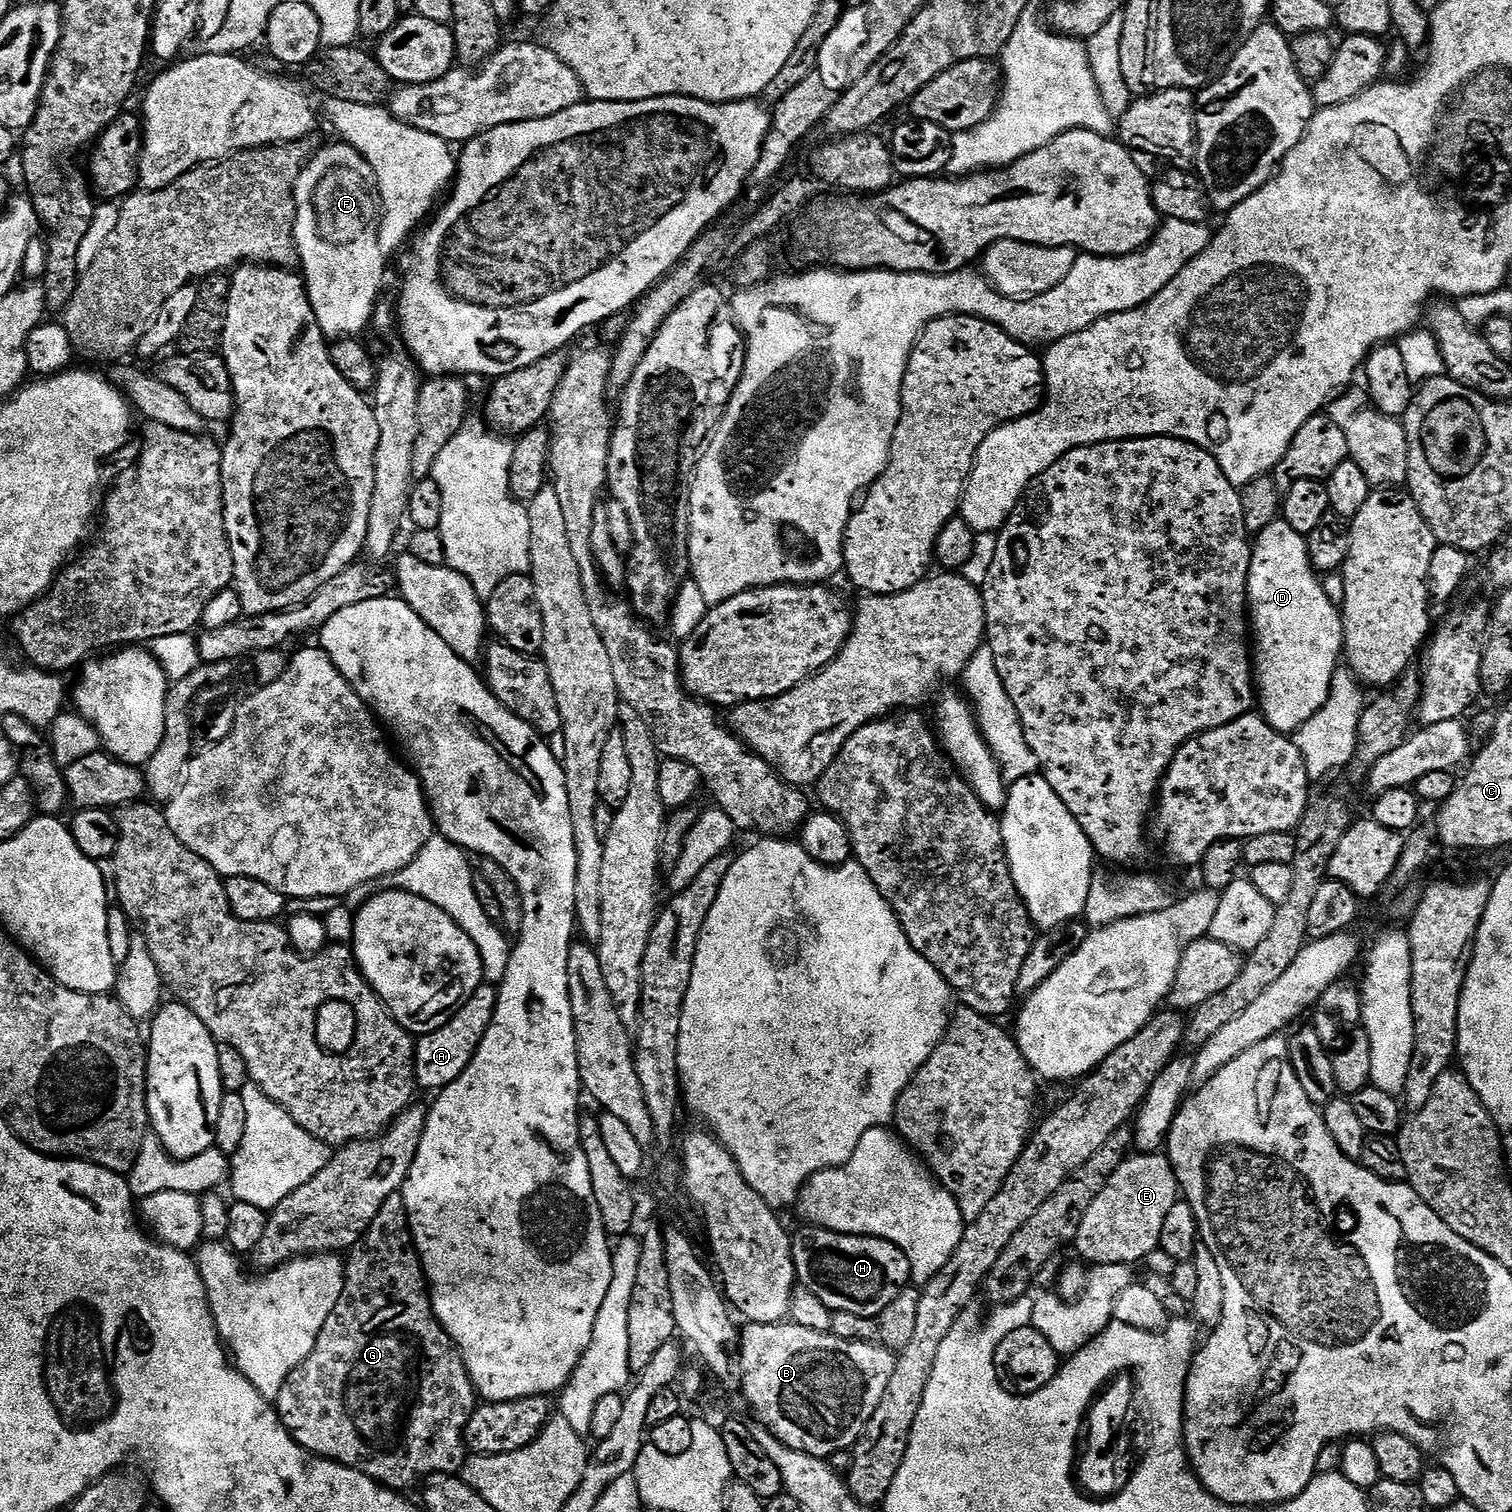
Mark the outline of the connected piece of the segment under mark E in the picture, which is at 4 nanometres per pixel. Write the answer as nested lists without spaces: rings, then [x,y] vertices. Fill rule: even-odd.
[[[1132,1154],[1114,1170],[1114,1178],[1094,1198],[1086,1218],[1078,1228],[1074,1249],[1081,1261],[1089,1265],[1127,1264],[1147,1261],[1148,1255],[1157,1251],[1162,1238],[1166,1216],[1178,1203],[1176,1171],[1164,1154]],[[1089,1260],[1089,1261],[1088,1261]]]

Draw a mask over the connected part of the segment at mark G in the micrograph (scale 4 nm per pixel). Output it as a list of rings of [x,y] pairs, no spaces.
[[[400,1192],[390,1194],[390,1198],[382,1202],[382,1210],[374,1214],[374,1222],[370,1222],[366,1234],[362,1234],[359,1242],[350,1249],[350,1256],[352,1261],[349,1259],[344,1265],[344,1289],[330,1318],[326,1318],[326,1326],[322,1326],[322,1330],[316,1335],[314,1350],[310,1350],[306,1362],[298,1365],[290,1374],[290,1378],[286,1378],[282,1390],[276,1395],[274,1407],[280,1421],[286,1426],[288,1433],[304,1447],[305,1452],[312,1456],[320,1456],[324,1460],[333,1460],[342,1466],[350,1466],[366,1474],[371,1480],[383,1484],[385,1488],[408,1490],[404,1488],[412,1488],[416,1483],[417,1487],[430,1476],[450,1476],[459,1473],[466,1459],[464,1431],[466,1424],[470,1422],[470,1414],[474,1414],[478,1397],[470,1374],[462,1362],[462,1354],[457,1350],[450,1334],[446,1334],[432,1309],[432,1293],[428,1287],[428,1278],[424,1274],[424,1267],[408,1225],[406,1202]]]

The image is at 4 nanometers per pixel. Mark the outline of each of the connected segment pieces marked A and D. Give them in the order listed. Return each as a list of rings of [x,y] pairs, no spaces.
[[[487,982],[481,984],[479,990],[458,1009],[446,1026],[416,1040],[417,1089],[445,1088],[464,1073],[466,1066],[470,1066],[482,1038],[486,1038],[486,1030],[490,1030],[490,1022],[494,1018],[499,997],[497,985]]]
[[[1283,518],[1255,533],[1248,571],[1248,610],[1254,637],[1254,688],[1258,693],[1259,711],[1274,730],[1294,734],[1328,701],[1332,676],[1342,660],[1344,622],[1341,609],[1326,598],[1321,577],[1312,567],[1307,539]]]

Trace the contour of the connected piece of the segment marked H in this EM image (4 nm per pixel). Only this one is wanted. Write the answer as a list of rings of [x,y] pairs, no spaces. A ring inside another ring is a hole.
[[[804,1226],[800,1233],[792,1236],[792,1261],[796,1267],[797,1281],[816,1294],[831,1313],[845,1312],[859,1316],[878,1314],[886,1310],[886,1306],[890,1306],[894,1298],[898,1298],[901,1290],[909,1287],[912,1279],[910,1262],[906,1254],[881,1236],[847,1236],[841,1232],[831,1232],[828,1228],[815,1226]]]

